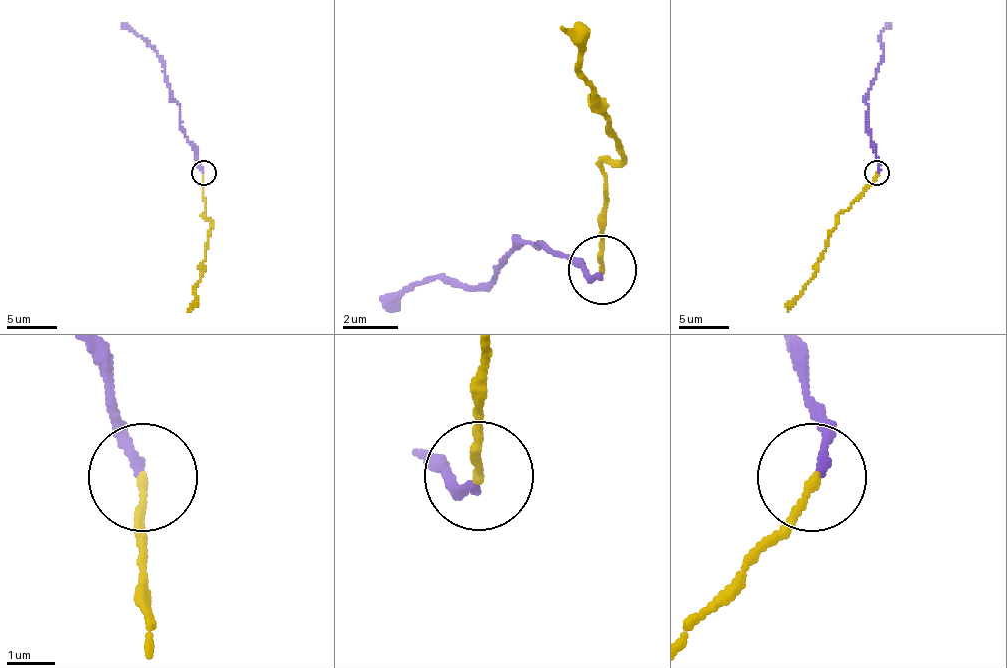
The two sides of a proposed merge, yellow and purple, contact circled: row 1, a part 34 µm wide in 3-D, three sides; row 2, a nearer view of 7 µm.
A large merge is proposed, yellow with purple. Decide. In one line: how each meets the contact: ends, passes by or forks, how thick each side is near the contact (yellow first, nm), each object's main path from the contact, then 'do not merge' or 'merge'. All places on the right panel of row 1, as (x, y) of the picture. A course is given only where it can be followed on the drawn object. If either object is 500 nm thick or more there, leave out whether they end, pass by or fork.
yellow ends; purple ends; calibres 170 and 180 nm; course yellow (876, 172), (876, 180), (838, 215), (815, 276), (787, 311); course purple (878, 172), (866, 101), (883, 51), (881, 33), (888, 23); do not merge

